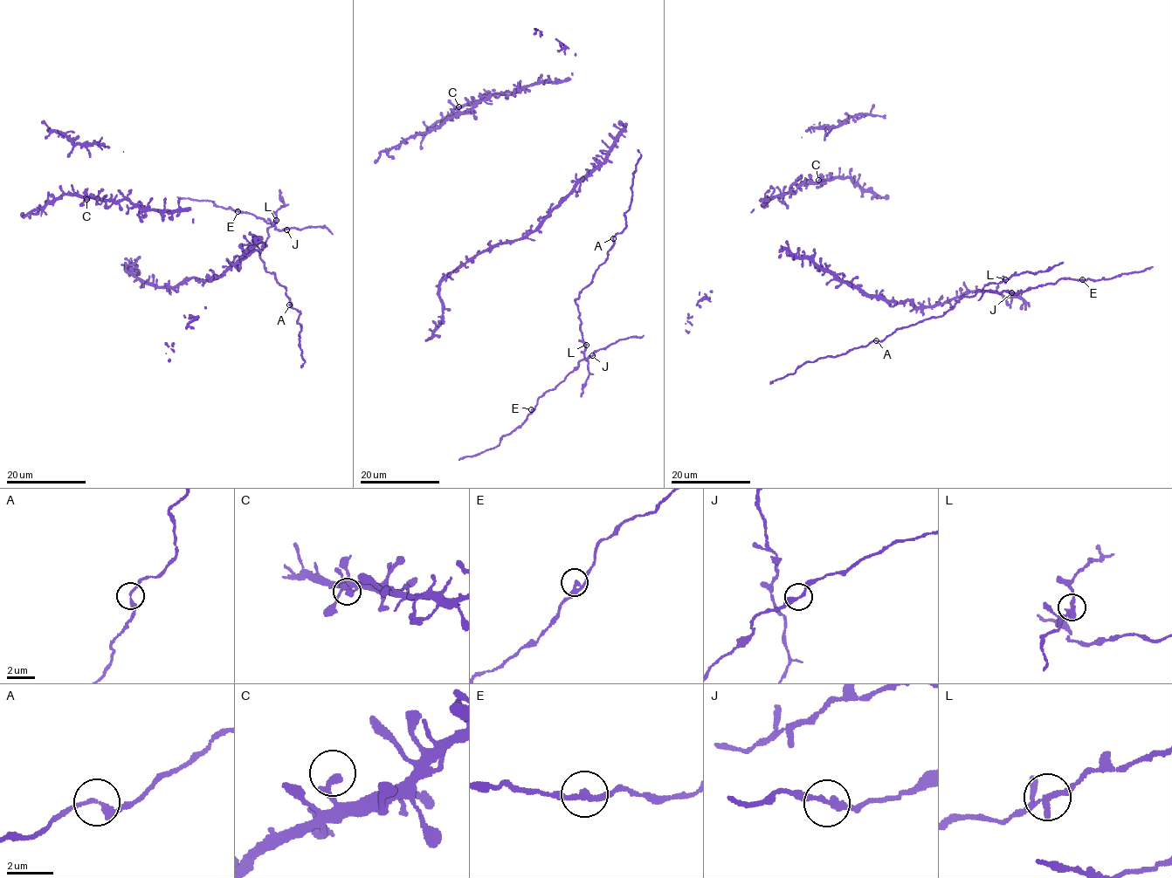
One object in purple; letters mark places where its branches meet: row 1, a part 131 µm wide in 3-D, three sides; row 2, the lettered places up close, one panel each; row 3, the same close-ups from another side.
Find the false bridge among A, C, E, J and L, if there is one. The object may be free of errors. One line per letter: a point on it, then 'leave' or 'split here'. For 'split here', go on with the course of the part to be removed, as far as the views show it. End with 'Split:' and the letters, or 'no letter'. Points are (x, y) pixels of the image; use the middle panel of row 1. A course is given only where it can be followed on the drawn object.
A: (613, 238) | leave
C: (458, 106) | leave
E: (531, 409) | leave
J: (592, 355) | leave
L: (586, 345) | leave
Split: no letter

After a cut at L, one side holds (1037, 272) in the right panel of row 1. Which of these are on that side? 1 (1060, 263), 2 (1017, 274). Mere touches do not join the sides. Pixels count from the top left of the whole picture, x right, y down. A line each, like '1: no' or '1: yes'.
1: yes
2: yes

